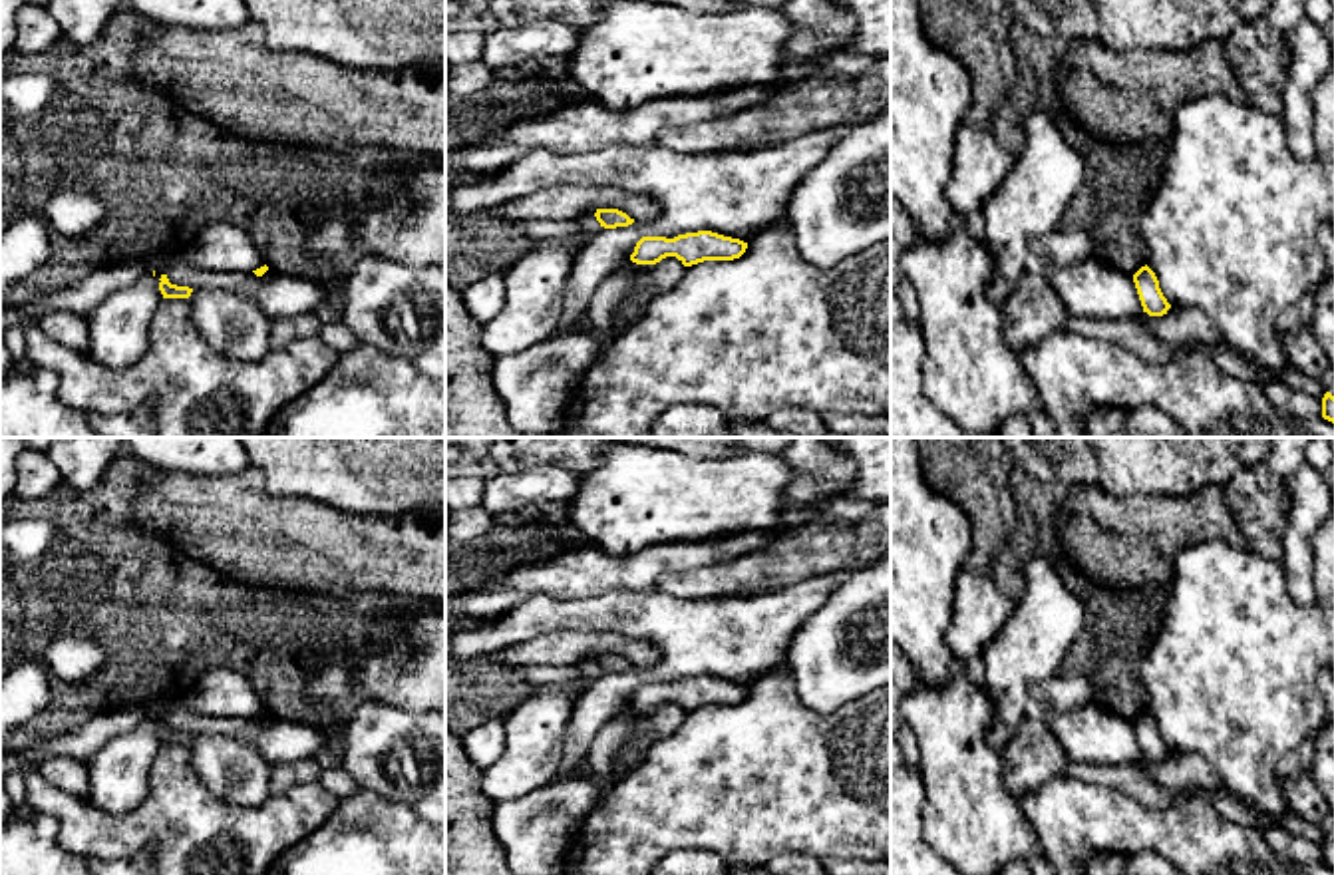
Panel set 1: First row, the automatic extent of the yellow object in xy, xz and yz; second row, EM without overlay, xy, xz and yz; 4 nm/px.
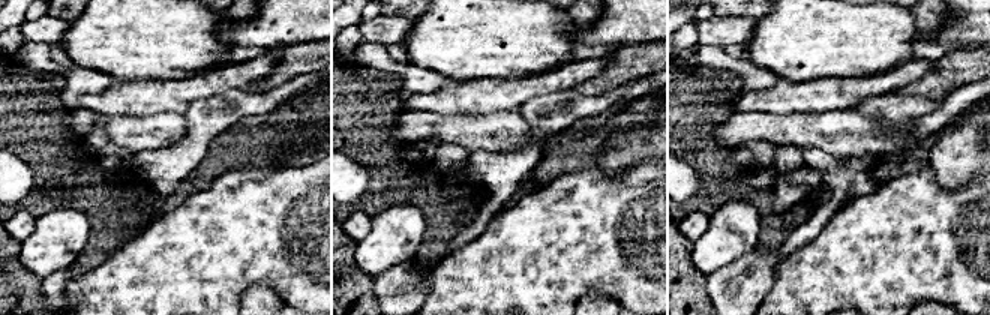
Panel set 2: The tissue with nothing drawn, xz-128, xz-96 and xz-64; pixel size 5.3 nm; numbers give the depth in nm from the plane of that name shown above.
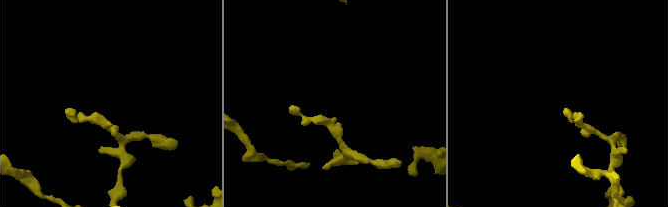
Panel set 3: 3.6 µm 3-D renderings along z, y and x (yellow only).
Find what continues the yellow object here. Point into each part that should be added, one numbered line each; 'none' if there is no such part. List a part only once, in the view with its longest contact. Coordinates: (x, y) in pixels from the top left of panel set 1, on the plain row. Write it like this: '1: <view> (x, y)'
none

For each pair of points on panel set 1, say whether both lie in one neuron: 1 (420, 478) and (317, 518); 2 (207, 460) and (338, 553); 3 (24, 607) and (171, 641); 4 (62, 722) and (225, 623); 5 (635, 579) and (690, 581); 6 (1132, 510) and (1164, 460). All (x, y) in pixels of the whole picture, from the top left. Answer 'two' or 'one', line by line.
1: two
2: two
3: one
4: one
5: two
6: two

